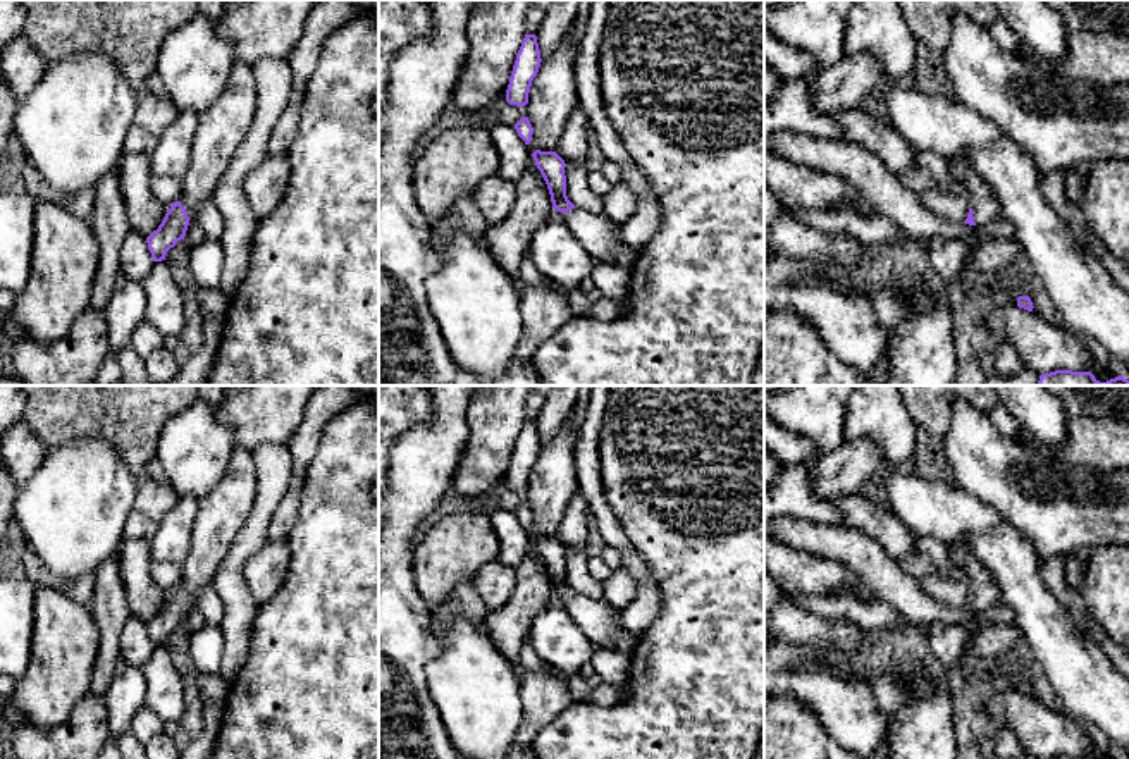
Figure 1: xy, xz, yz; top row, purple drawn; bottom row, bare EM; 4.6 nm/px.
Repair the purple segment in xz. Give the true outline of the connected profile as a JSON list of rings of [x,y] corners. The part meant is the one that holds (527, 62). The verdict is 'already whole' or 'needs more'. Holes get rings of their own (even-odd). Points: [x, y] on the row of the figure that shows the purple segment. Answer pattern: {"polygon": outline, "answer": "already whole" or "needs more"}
{"polygon": [[[525,34],[506,89],[506,102],[509,105],[525,107],[528,103],[530,86],[539,72],[540,62],[537,36]]], "answer": "already whole"}

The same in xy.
{"polygon": [[[236,60],[224,91],[200,112],[181,200],[170,203],[158,229],[146,238],[153,262],[165,260],[167,251],[184,239],[198,207],[213,201],[217,188],[251,129],[256,107],[253,71]]], "answer": "needs more"}

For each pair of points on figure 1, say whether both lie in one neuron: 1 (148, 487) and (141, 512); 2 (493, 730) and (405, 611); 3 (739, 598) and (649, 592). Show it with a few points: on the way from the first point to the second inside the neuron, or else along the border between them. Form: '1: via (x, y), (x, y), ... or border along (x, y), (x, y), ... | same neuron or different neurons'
1: via (148, 493), (147, 506) | same neuron
2: border along (443, 639), (443, 647), (425, 666), (429, 696) | different neurons
3: border along (639, 556), (660, 594), (660, 615), (646, 630) | different neurons

